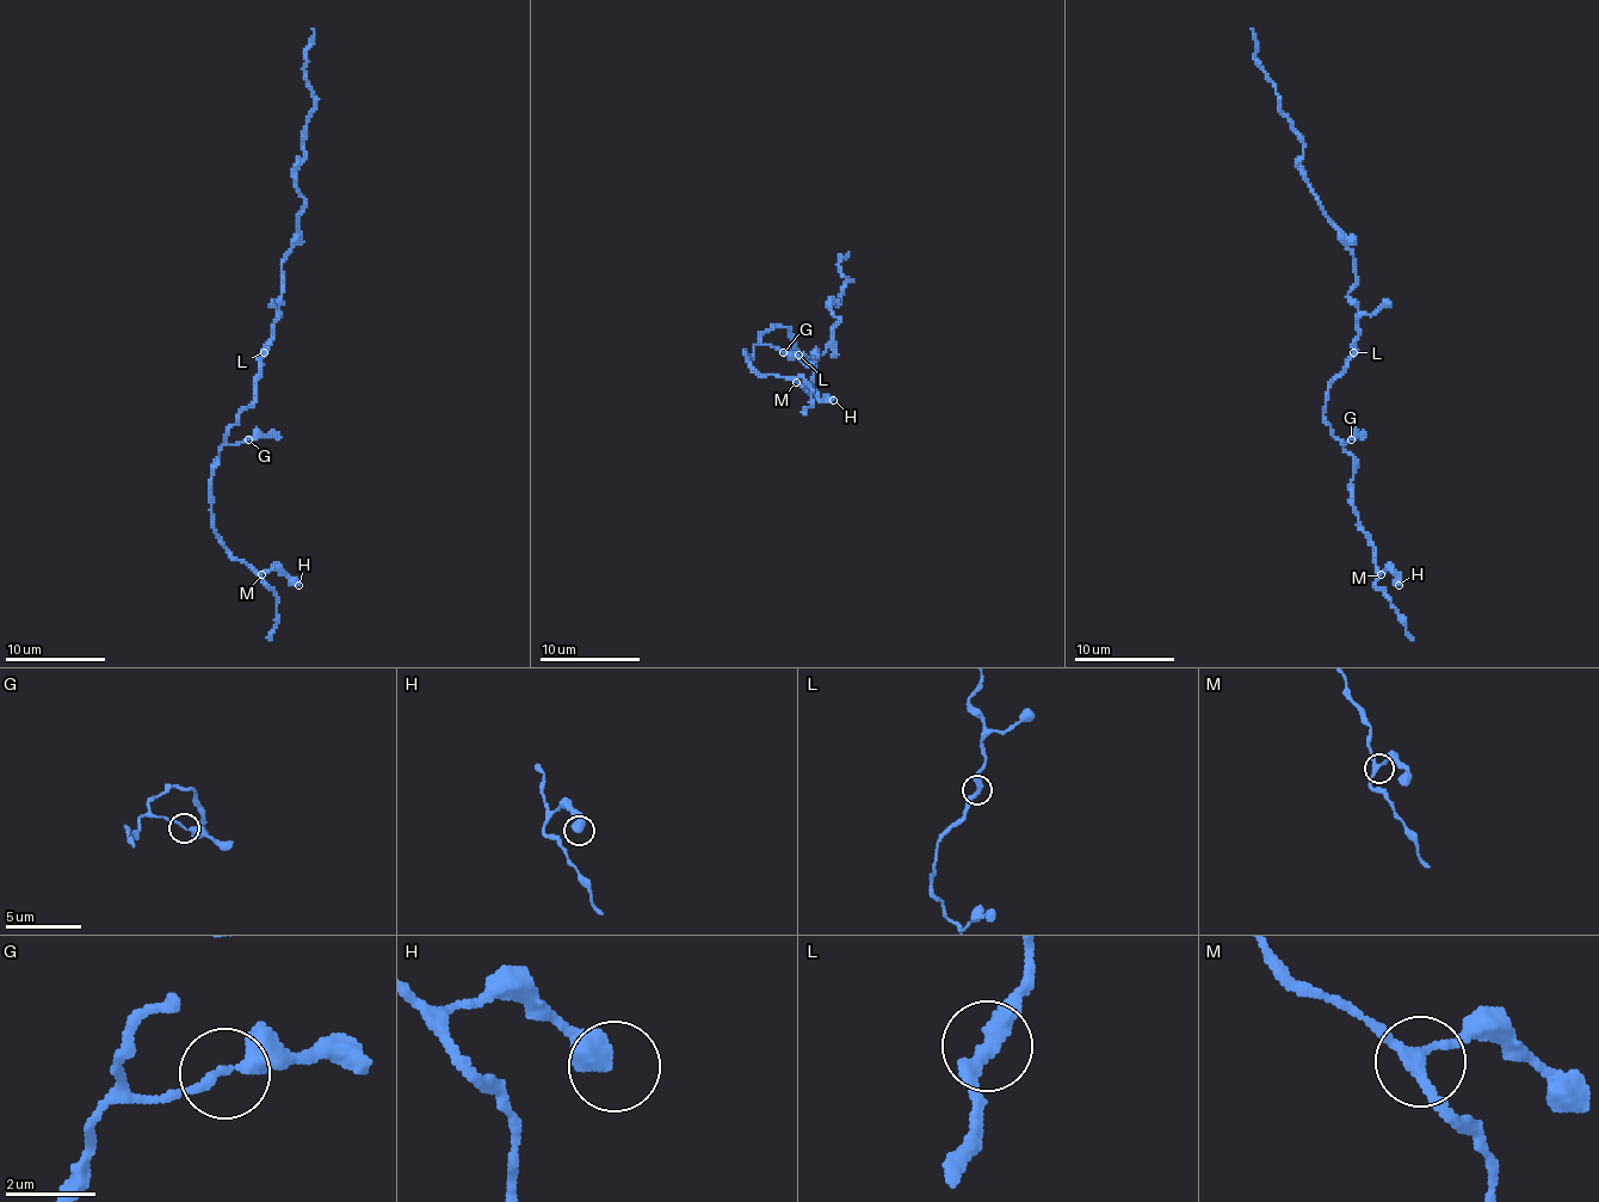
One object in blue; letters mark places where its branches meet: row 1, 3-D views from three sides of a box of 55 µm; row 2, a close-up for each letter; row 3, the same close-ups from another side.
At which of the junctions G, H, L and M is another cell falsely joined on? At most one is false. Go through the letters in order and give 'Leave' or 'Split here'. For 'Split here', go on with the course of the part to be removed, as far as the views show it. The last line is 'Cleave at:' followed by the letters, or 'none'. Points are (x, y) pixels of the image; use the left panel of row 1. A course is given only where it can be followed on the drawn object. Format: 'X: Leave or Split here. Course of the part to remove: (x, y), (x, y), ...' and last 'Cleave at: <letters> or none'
G: Leave
H: Leave
L: Leave
M: Leave
Cleave at: none

